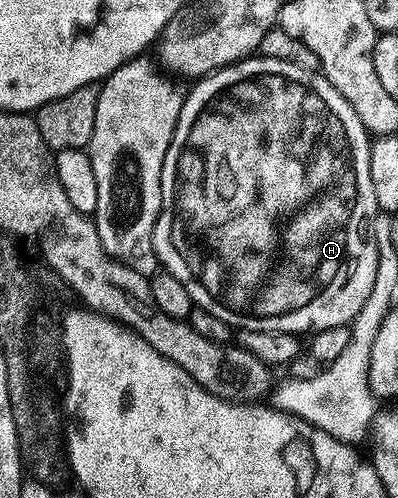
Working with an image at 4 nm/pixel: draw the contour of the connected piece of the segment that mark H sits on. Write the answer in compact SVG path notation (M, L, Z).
M261 54L255 55L253 58L239 60L237 64L230 64L226 68L218 69L217 72L211 72L209 76L201 77L195 84L198 85L191 92L185 93L182 109L176 122L176 130L172 134L172 142L168 146L168 154L164 158L164 166L162 167L162 209L154 227L154 252L158 255L159 265L176 278L180 278L184 290L188 290L188 294L193 298L197 307L216 314L216 318L228 322L231 329L234 330L272 330L273 332L313 334L332 326L350 324L360 308L364 306L364 302L367 301L368 294L372 291L373 282L376 280L378 250L376 241L371 238L371 228L380 213L376 202L376 190L372 190L372 174L370 173L370 145L372 140L366 127L360 122L360 118L356 118L356 110L352 110L352 106L348 106L345 98L332 87L325 76L318 72L309 72L300 66L292 66L292 62L280 62Z

